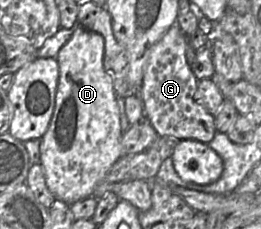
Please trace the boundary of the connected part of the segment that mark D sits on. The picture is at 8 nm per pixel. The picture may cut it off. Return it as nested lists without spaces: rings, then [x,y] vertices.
[[[79,26],[57,55],[59,81],[53,115],[40,142],[40,164],[49,191],[57,200],[68,205],[91,197],[95,186],[121,158],[123,132],[112,77],[103,65],[104,46],[105,41],[101,34]]]

